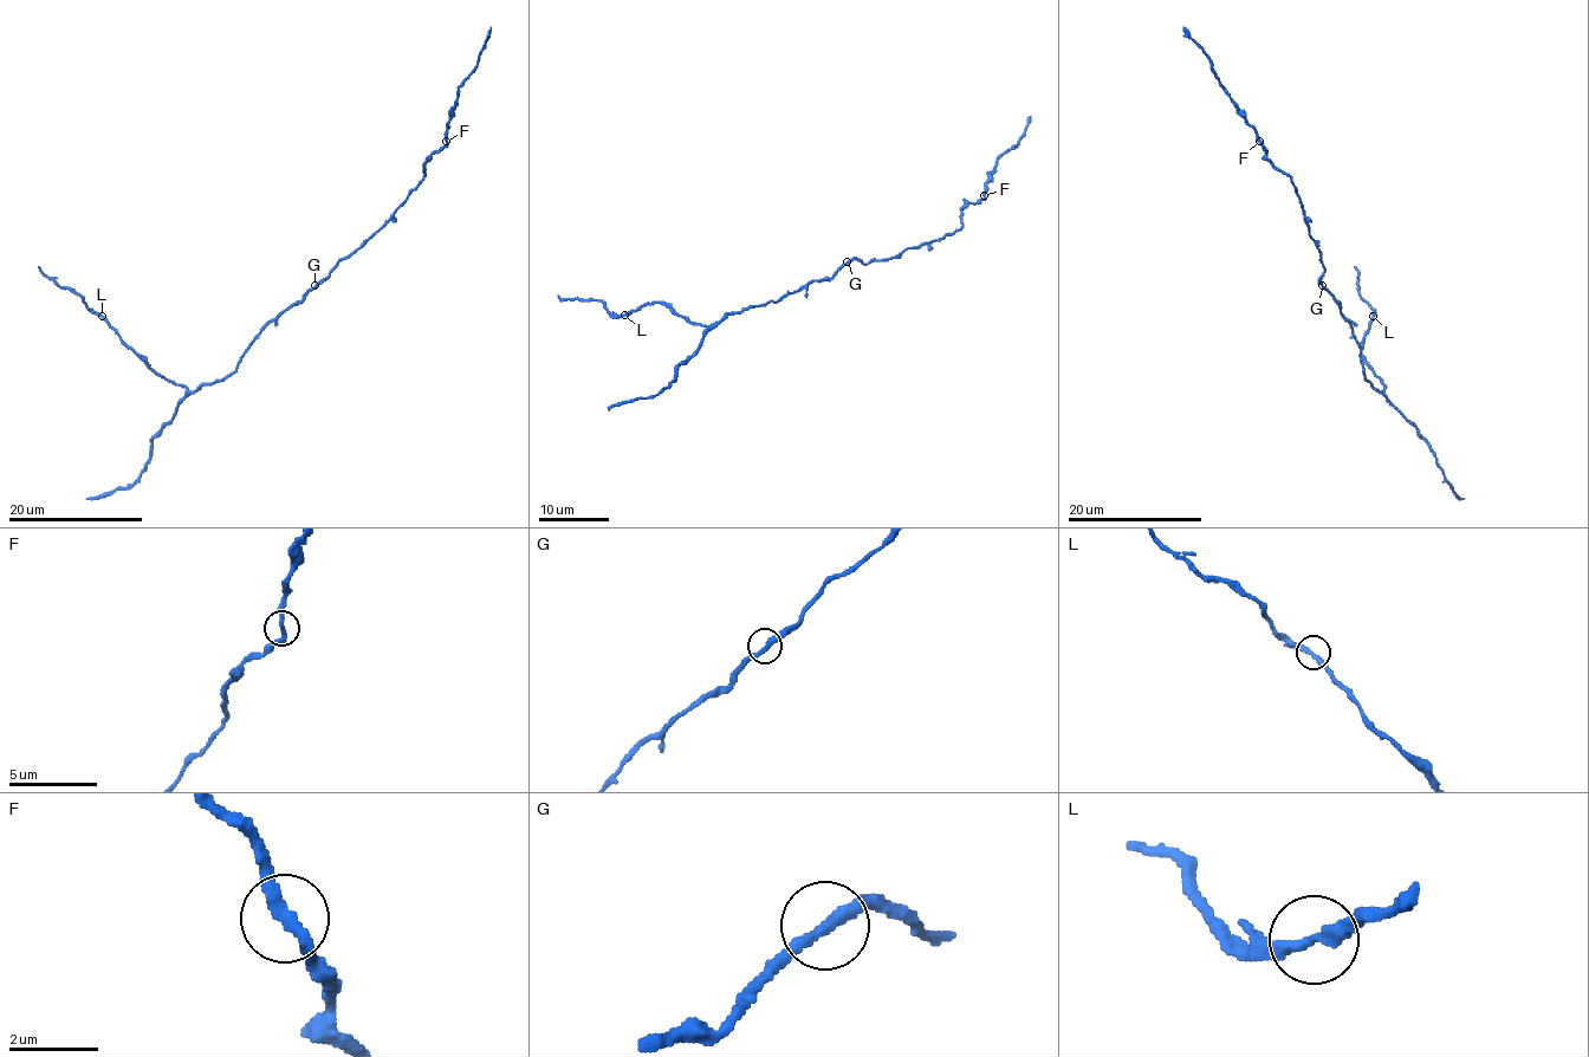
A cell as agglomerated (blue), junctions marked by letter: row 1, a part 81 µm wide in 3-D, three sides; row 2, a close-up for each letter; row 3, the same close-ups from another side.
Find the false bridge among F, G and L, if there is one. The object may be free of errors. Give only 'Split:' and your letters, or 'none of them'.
Split: none of them

